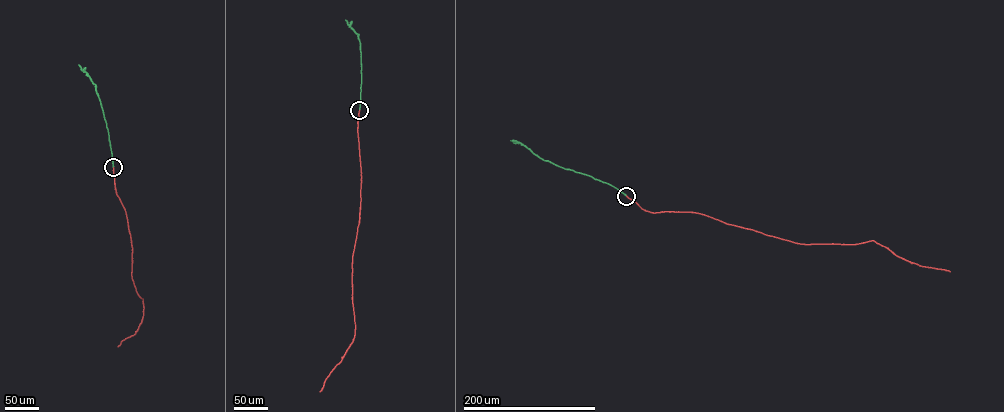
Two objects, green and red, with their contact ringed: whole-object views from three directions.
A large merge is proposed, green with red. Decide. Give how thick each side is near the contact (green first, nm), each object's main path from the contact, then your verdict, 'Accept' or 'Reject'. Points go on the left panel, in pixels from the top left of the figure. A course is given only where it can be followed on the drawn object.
Thickness 280 nm (green) against 200 nm. Course of green: (113, 167), (108, 129), (95, 85), (78, 65). Course of red: (113, 167), (116, 193), (125, 211), (130, 234), (132, 279), (144, 308), (137, 331), (118, 346). Accept

